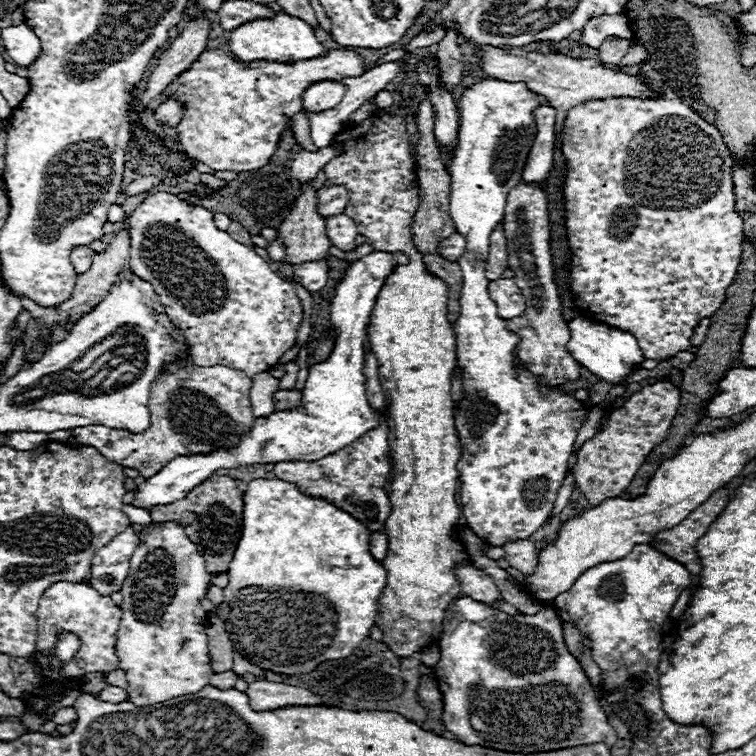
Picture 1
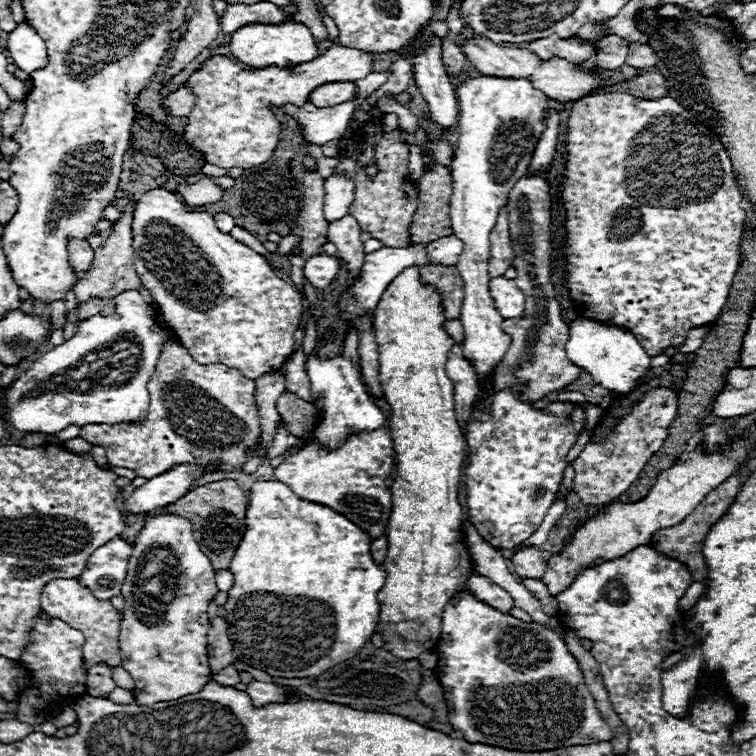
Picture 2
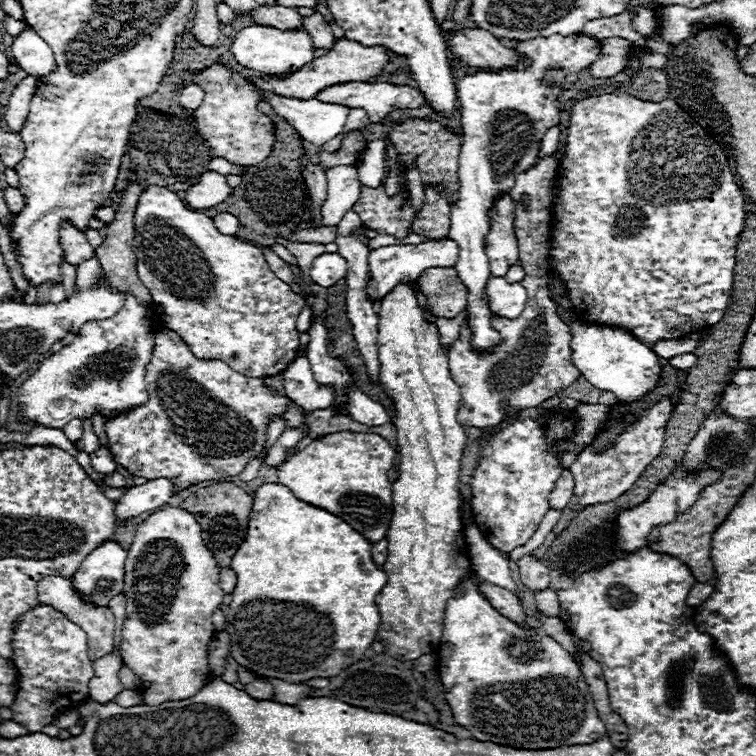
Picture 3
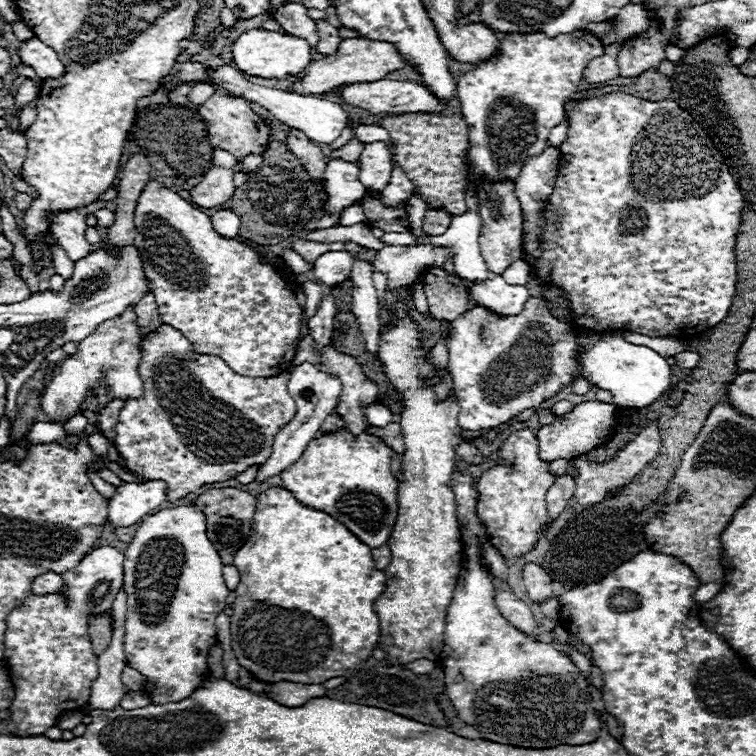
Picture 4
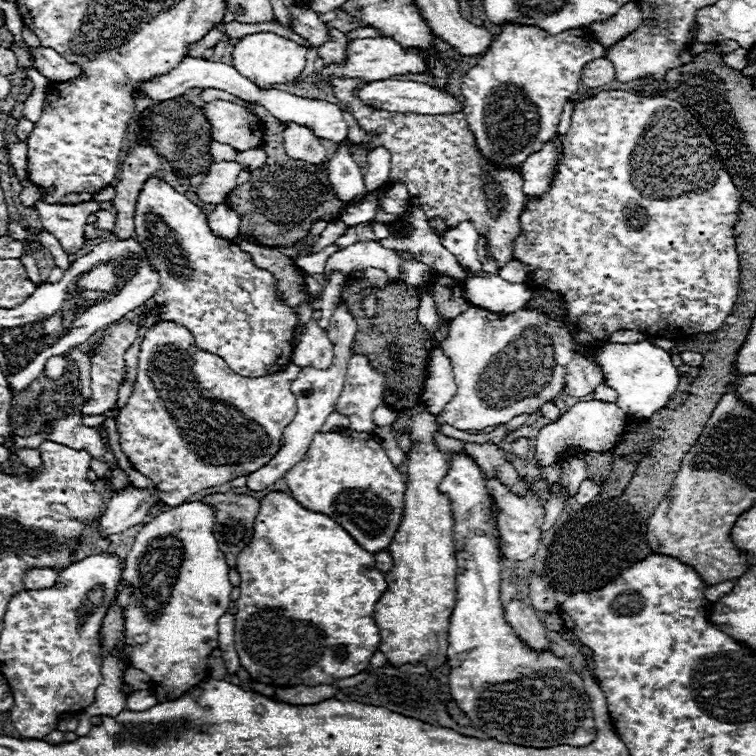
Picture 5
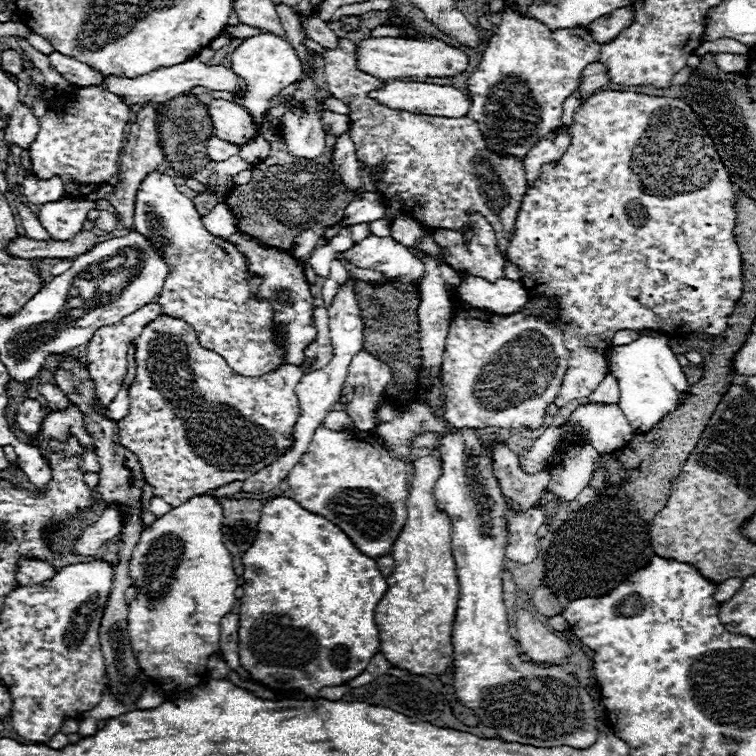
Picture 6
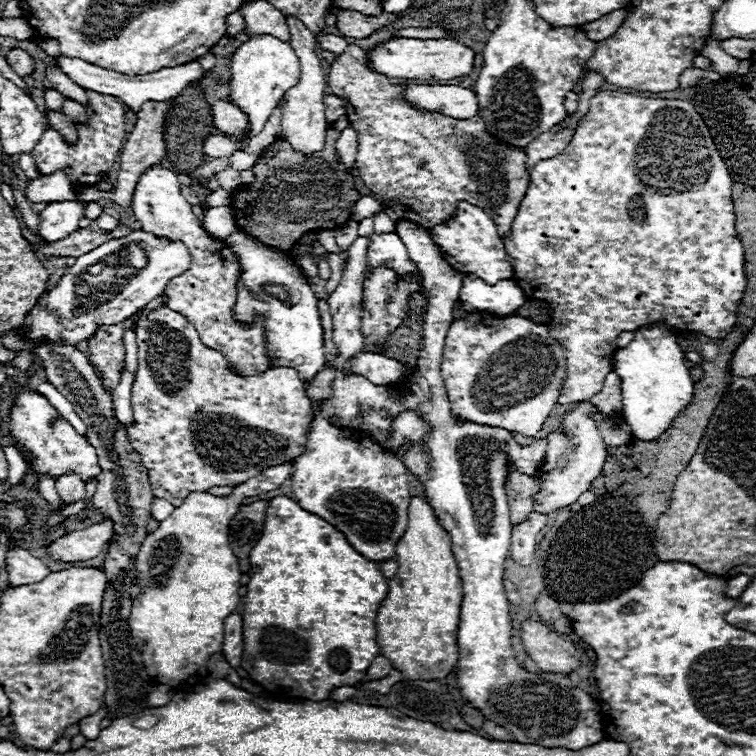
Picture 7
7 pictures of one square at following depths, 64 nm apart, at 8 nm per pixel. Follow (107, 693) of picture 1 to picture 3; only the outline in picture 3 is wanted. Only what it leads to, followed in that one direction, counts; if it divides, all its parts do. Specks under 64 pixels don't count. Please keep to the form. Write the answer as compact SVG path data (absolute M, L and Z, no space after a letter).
M124 690L122 694L116 696L116 704L118 706L124 706L124 708L138 706L138 704L142 704L142 696L136 690Z

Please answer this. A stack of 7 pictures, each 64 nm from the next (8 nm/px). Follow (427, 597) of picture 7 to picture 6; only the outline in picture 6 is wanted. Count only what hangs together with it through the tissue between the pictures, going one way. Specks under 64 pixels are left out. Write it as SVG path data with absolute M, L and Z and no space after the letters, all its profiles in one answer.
M426 456L426 458L416 458L412 462L414 468L414 482L410 496L406 500L406 526L400 532L398 540L394 542L392 548L392 558L394 558L394 572L386 578L388 590L386 596L380 600L376 606L376 626L380 632L380 652L386 656L388 662L392 662L400 670L408 670L410 674L416 676L426 676L426 674L444 674L448 666L454 660L454 648L452 648L452 626L454 626L454 616L458 608L458 598L460 598L460 586L458 586L458 576L456 576L456 562L450 550L450 524L448 516L436 508L436 500L432 496L432 484L440 478L440 460L436 456Z

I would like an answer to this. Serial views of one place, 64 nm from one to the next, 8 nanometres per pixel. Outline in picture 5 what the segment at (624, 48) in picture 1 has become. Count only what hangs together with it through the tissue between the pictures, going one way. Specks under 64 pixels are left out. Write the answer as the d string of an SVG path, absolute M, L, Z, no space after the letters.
M604 58L592 60L592 64L584 66L582 84L586 88L598 88L598 86L604 86L612 80L614 80L614 66L608 60L604 60Z

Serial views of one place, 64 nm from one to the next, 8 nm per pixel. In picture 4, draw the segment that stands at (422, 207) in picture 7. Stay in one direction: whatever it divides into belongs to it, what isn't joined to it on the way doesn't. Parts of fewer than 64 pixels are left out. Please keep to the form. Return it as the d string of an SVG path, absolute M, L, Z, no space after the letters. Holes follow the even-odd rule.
M316 20L318 28L320 28L320 44L316 46L316 52L322 54L322 56L330 56L330 54L336 54L338 52L338 46L342 42L340 34L338 34L338 28L330 26L328 22L324 20ZM400 114L378 116L372 120L388 130L392 140L392 160L406 172L414 190L422 194L422 200L432 210L444 210L450 216L468 212L466 208L466 152L468 152L468 128L462 114ZM500 180L500 182L482 182L478 188L478 214L482 216L482 256L486 266L494 274L502 274L512 262L522 258L520 244L522 244L522 208L516 196L516 182L514 180Z

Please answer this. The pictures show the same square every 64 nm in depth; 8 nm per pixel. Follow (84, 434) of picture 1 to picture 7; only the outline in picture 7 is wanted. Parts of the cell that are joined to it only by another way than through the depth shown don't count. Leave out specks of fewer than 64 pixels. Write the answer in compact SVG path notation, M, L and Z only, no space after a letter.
M162 304L156 310L150 310L146 316L138 316L134 332L136 332L136 342L138 342L138 372L136 372L136 382L132 386L134 426L126 426L126 432L128 432L128 438L132 440L132 448L136 448L136 452L140 452L140 456L144 460L144 466L148 470L150 484L152 484L152 490L154 490L156 498L164 498L170 504L180 506L190 492L206 492L212 486L242 484L242 482L250 480L252 476L258 476L264 468L284 464L286 460L296 460L306 450L306 442L308 442L308 436L310 436L310 422L312 422L314 414L312 414L312 404L310 404L308 396L304 394L304 382L298 378L296 370L292 370L292 368L270 368L270 370L266 370L262 374L256 374L256 376L238 376L236 372L232 372L232 368L228 366L228 362L224 360L224 356L218 350L212 350L212 348L202 344L200 334L192 326L192 322L188 322L178 312L172 312L166 304Z

